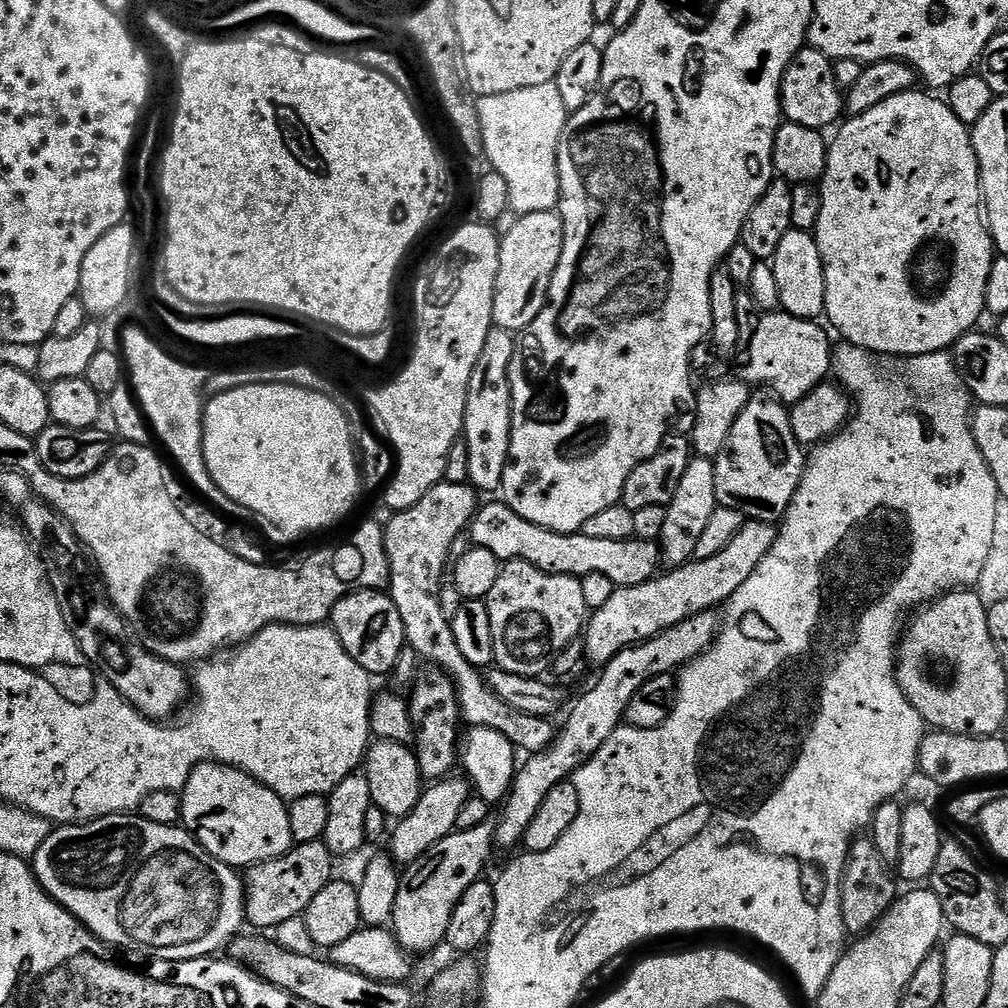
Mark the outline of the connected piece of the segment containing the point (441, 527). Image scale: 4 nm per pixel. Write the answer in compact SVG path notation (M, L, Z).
M441 482L433 486L419 502L414 502L414 506L391 517L393 520L384 528L384 545L390 566L387 591L394 606L398 606L402 614L407 647L411 651L413 648L424 662L440 668L452 679L463 723L473 728L489 728L498 730L498 734L506 734L506 738L510 738L512 745L521 753L540 752L552 745L558 731L557 725L552 725L551 719L522 714L522 710L506 706L506 702L502 702L502 698L498 698L498 694L494 694L494 690L488 686L481 669L466 662L466 658L458 651L452 622L442 614L440 589L446 580L446 569L453 555L452 547L471 525L472 517L478 511L476 499L478 493L469 483Z

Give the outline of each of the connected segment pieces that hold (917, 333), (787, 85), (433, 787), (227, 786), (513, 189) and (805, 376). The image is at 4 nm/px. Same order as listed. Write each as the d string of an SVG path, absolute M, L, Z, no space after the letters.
M920 91L903 92L894 98L886 98L886 102L878 102L874 110L866 110L866 114L845 119L839 125L840 133L828 144L826 170L818 184L822 194L822 214L814 229L826 278L826 320L836 327L837 334L841 336L839 339L852 347L873 354L881 352L884 356L901 358L951 349L967 332L979 325L976 323L979 322L980 315L985 315L986 312L984 299L994 259L992 234L982 211L980 167L969 125L962 123L958 114L954 114L954 110L950 110L950 106L941 97L940 100L936 97L939 95Z
M811 46L801 48L800 53L792 59L780 83L780 106L787 123L825 130L845 115L845 93L834 78L832 66L833 61L826 54Z
M441 778L429 783L420 793L418 806L414 806L410 814L401 816L395 821L396 829L393 827L390 832L390 840L392 838L390 855L397 865L407 866L414 863L439 840L457 831L458 814L462 814L462 806L466 806L466 802L470 799L470 785L467 779L452 779Z
M200 764L179 793L183 827L214 858L237 870L277 860L294 846L288 804L250 774L225 764Z
M555 82L546 86L530 86L527 90L510 90L510 94L481 96L476 113L482 122L484 156L489 160L491 171L502 174L510 190L510 209L520 217L539 212L555 212L560 203L560 179L558 178L558 146L568 121L569 112L562 106Z
M740 294L736 297L738 322L740 323L740 347L734 353L736 360L735 375L749 386L765 384L765 389L774 390L777 400L791 406L798 403L812 388L825 383L834 368L834 344L828 341L828 336L819 327L819 323L802 318L794 318L783 310L761 312L756 307L752 297Z

